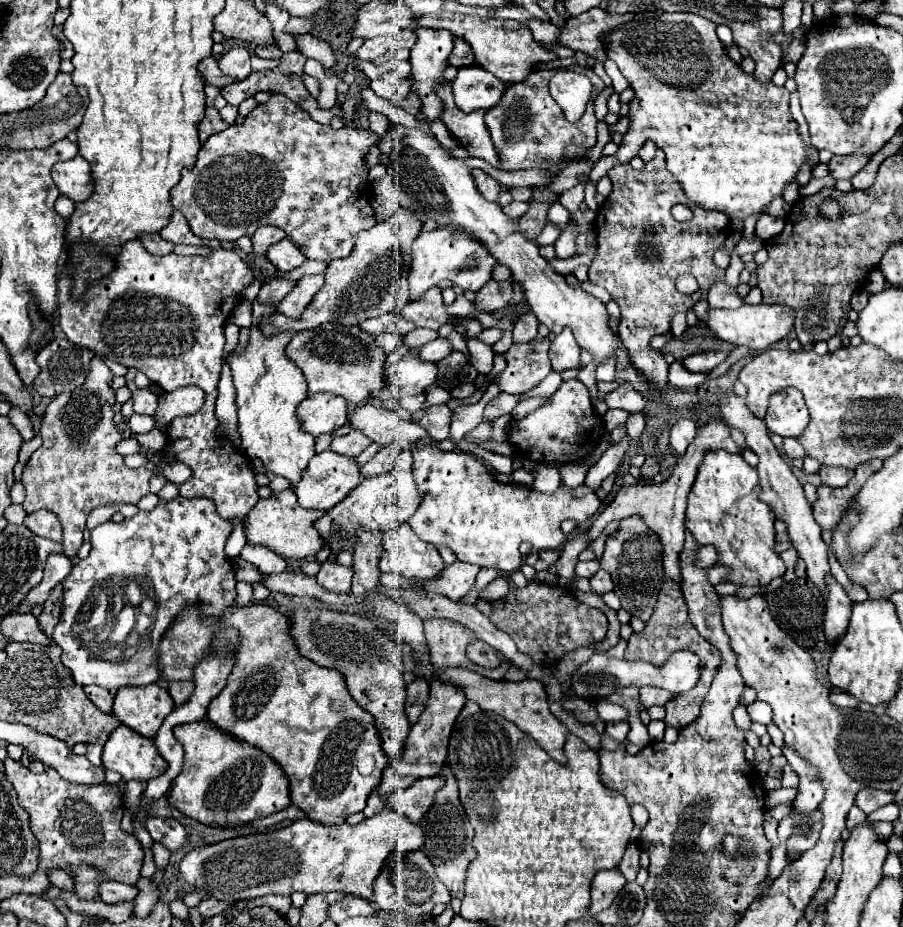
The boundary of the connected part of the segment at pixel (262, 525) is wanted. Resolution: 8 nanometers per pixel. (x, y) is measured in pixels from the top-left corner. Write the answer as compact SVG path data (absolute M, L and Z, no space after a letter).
M292 489L272 493L268 499L260 499L254 509L244 517L244 535L250 545L264 545L270 547L276 555L284 559L304 559L312 557L320 551L322 539L314 529L314 521L320 519L324 513L314 509L304 509L298 505L296 493Z

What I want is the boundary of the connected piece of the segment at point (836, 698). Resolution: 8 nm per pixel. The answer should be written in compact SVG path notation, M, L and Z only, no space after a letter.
M836 691L836 693L830 697L830 701L832 701L834 705L838 705L838 707L858 707L858 703L860 703L854 695L848 695L846 691Z

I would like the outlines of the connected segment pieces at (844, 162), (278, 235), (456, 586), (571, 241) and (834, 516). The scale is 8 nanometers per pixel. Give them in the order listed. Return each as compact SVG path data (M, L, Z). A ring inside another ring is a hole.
M834 155L828 163L830 175L836 179L852 179L872 155Z
M260 227L256 229L256 233L252 235L252 245L254 245L254 255L264 255L268 251L270 245L278 243L280 239L284 239L284 231L280 227Z
M456 561L454 565L450 565L442 571L442 577L428 581L424 585L424 589L434 591L434 593L442 593L452 601L460 601L472 589L478 571L480 571L480 567L476 567L476 565Z
M572 219L564 227L564 231L560 233L558 241L554 243L554 249L556 249L558 259L566 259L566 257L576 255L576 223Z
M828 485L818 487L818 499L814 503L814 519L822 529L834 531L840 523L840 519L846 515L848 505L852 501L828 501Z

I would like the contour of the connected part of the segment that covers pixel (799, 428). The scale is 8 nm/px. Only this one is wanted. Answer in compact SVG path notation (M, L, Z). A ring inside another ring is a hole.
M784 389L772 395L764 417L768 429L782 437L800 437L808 425L808 407L796 389Z

